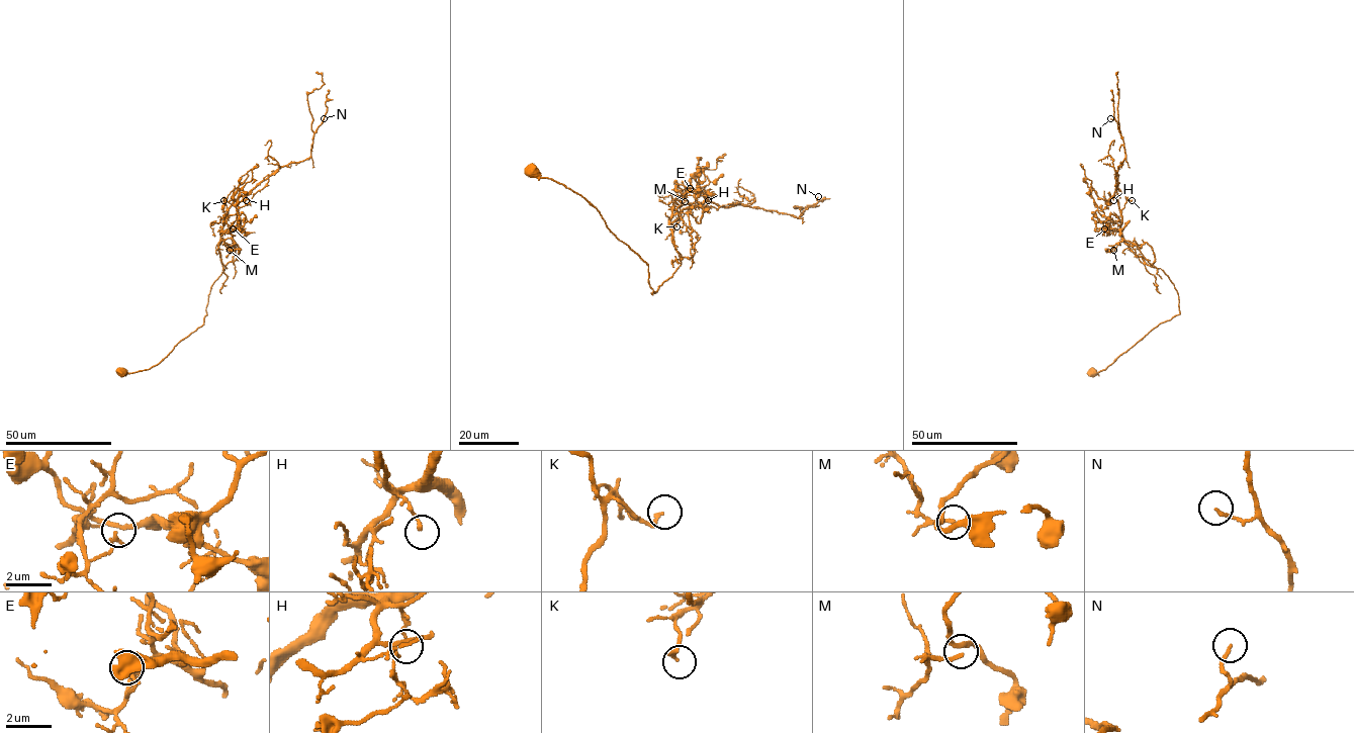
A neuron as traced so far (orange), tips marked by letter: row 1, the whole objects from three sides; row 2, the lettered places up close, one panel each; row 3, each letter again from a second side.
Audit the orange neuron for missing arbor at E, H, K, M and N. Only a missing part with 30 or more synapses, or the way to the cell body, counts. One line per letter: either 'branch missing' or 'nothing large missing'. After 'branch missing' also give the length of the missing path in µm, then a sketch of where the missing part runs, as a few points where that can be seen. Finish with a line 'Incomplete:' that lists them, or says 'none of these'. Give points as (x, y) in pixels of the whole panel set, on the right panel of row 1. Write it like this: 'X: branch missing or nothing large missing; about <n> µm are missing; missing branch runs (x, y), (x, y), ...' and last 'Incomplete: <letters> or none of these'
E: nothing large missing
H: nothing large missing
K: nothing large missing
M: branch missing; about 15 µm are missing; missing branch runs (1113, 250), (1109, 252), (1109, 258), (1114, 270)
N: nothing large missing
Incomplete: M

